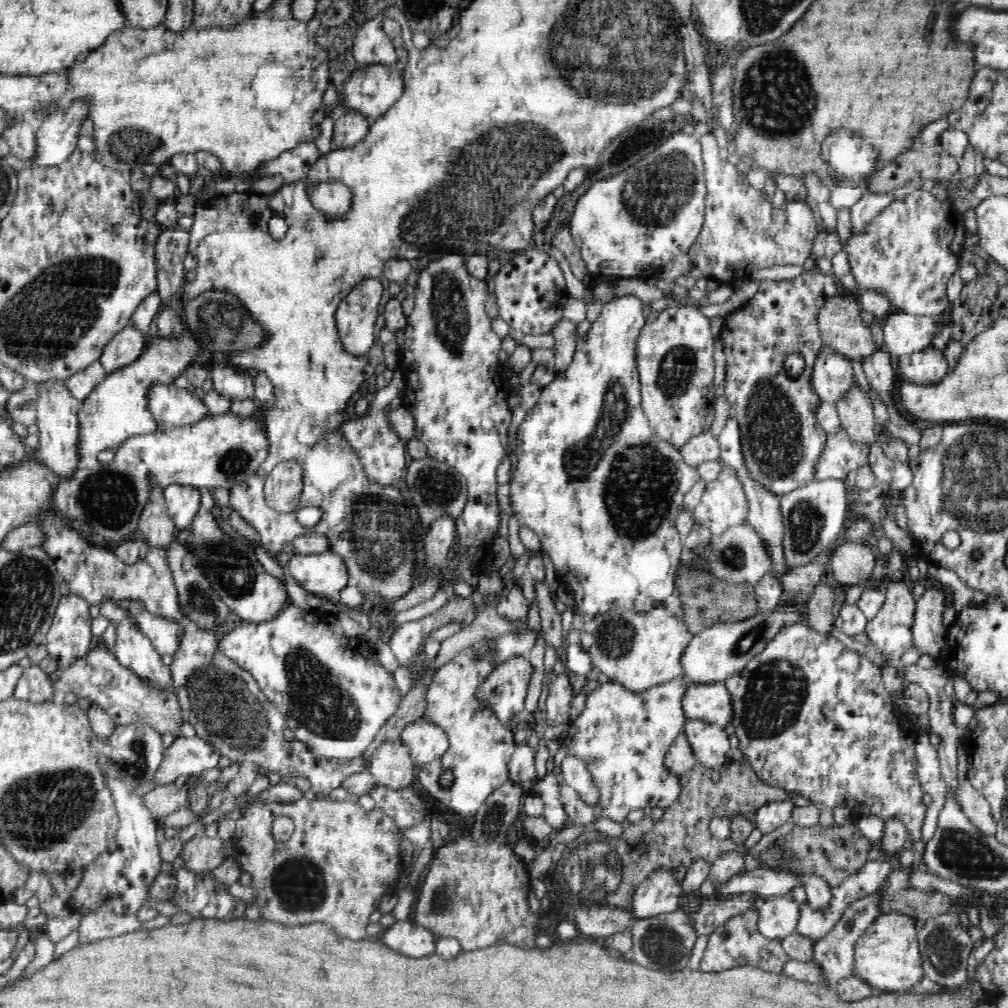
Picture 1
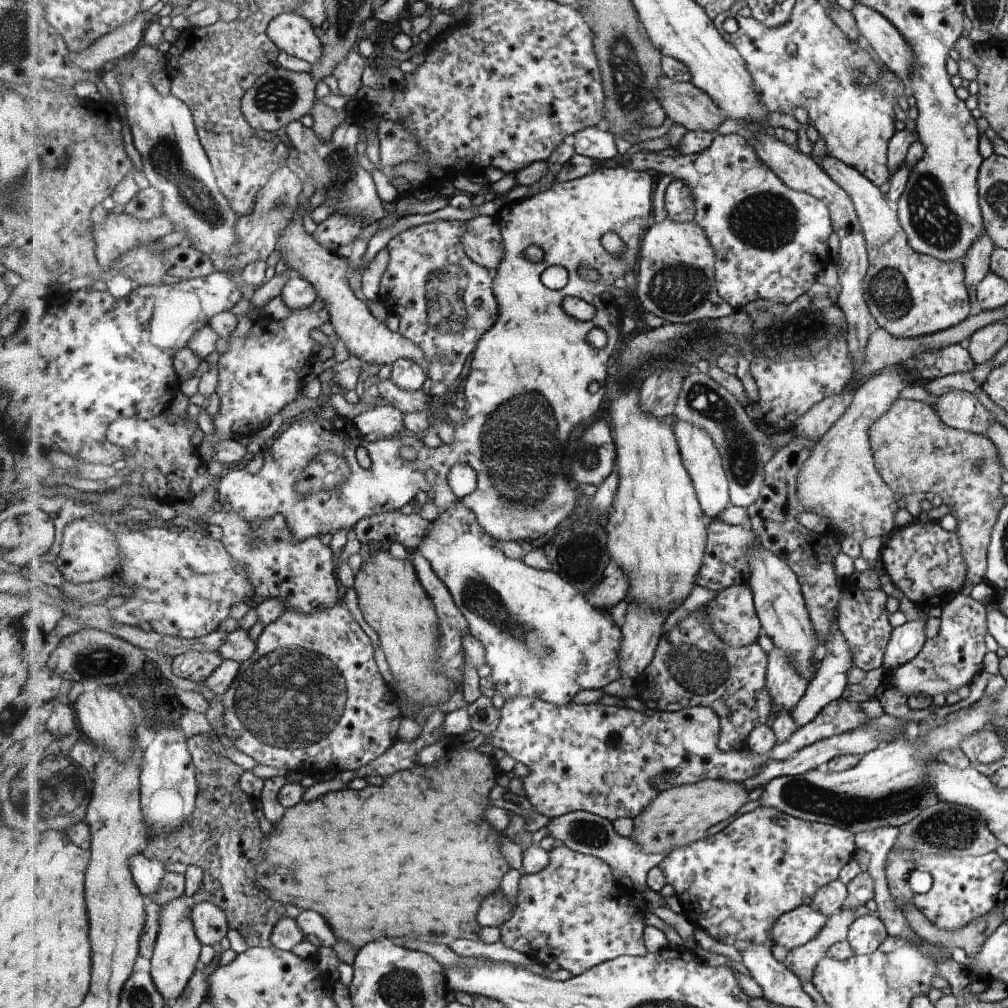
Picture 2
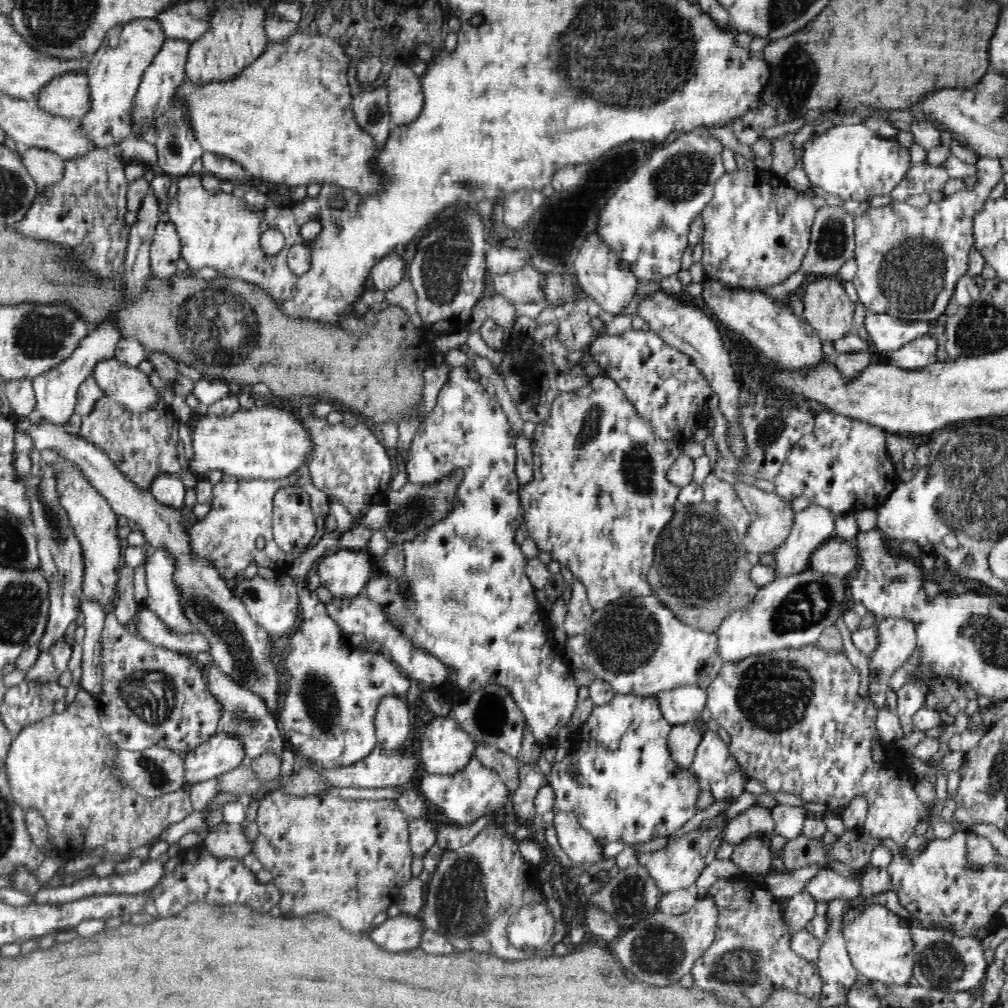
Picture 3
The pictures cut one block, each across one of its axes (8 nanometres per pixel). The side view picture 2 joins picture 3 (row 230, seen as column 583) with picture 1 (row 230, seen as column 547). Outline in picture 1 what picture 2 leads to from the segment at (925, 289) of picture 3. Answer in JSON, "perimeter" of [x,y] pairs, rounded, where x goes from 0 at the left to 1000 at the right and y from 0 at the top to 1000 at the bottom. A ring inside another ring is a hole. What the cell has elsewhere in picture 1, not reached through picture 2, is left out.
{"perimeter":[[[921,187],[900,188],[895,197],[887,197],[869,216],[860,222],[856,233],[844,233],[840,238],[840,256],[844,272],[851,285],[856,288],[866,286],[875,292],[882,292],[886,309],[909,313],[933,313],[941,307],[938,282],[951,268],[951,257],[955,245],[955,225],[953,211],[942,200],[931,199]]]}

